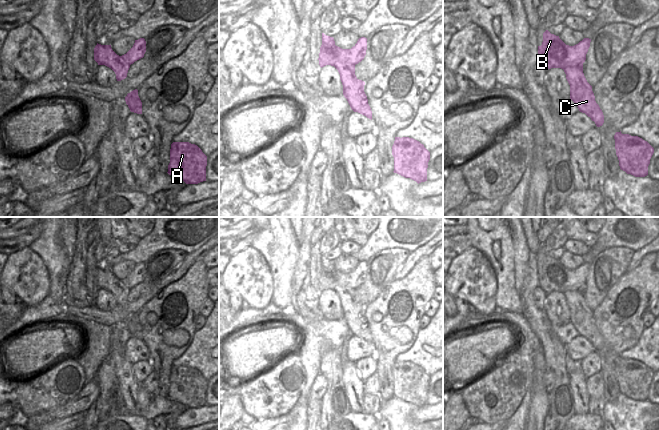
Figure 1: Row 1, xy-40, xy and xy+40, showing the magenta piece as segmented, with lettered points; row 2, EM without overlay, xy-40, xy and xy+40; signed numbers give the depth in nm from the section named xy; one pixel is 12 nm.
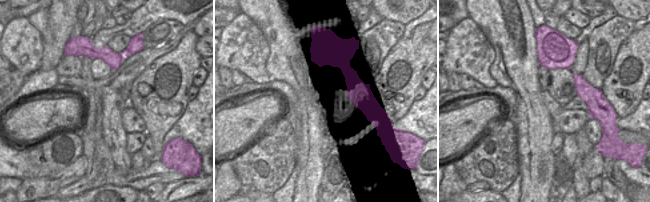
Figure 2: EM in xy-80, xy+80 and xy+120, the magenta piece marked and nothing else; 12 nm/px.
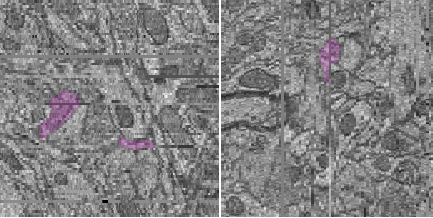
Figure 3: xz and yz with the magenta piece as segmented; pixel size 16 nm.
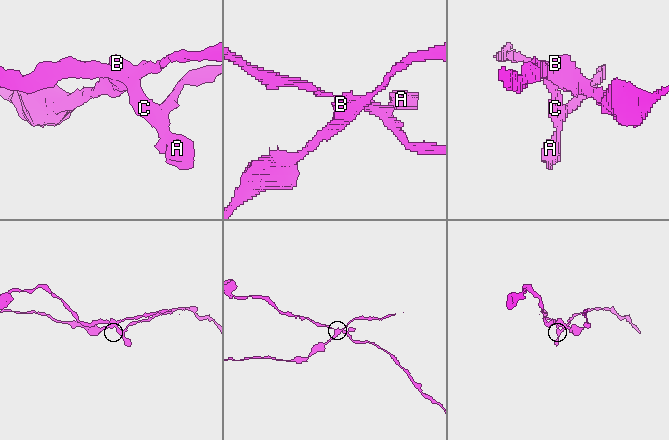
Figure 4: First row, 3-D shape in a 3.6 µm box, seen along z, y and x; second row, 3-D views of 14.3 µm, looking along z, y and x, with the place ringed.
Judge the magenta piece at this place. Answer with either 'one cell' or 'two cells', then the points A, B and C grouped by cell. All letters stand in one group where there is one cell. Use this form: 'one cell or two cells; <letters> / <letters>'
two cells; A C / B

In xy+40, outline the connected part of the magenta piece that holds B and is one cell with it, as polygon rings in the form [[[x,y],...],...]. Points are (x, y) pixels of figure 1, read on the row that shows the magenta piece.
[[[548,30],[543,33],[543,42],[538,46],[539,63],[543,68],[561,68],[578,66],[583,69],[586,54],[591,39],[584,38],[574,46],[566,45],[559,36],[551,34]]]

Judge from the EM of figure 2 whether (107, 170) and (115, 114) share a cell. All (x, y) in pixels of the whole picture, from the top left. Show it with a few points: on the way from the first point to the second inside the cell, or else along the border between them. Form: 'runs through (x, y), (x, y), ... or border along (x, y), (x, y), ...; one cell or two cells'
border along (101, 138), (109, 148), (110, 157), (116, 166); two cells

